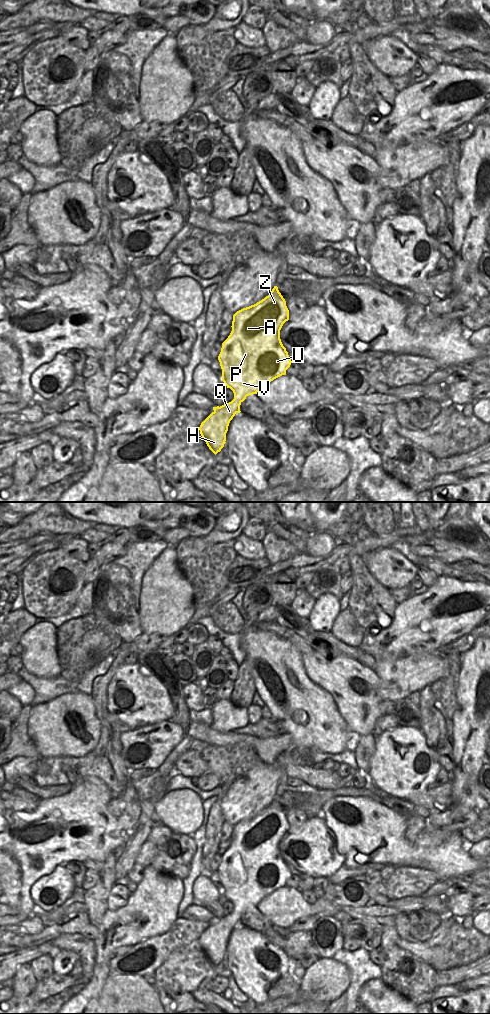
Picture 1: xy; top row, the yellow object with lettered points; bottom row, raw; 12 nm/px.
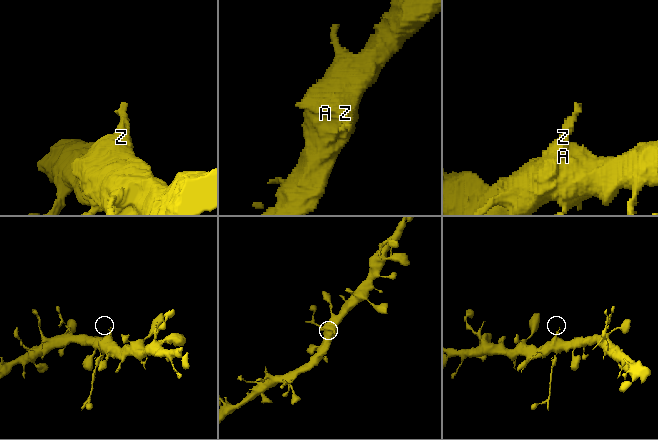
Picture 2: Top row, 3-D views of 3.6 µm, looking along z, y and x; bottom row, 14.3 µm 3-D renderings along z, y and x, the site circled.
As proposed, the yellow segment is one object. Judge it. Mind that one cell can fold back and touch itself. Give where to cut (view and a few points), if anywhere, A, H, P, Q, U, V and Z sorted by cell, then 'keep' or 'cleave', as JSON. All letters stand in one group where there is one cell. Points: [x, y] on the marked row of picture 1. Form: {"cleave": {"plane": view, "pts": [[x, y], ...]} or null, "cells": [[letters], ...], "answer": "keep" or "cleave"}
{"cleave": {"plane": "xy", "pts": [[234, 398], [240, 402]]}, "cells": [["A", "P", "U", "V", "Z"], ["H", "Q"]], "answer": "cleave"}

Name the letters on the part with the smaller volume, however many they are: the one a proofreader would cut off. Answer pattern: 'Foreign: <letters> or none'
Foreign: H, Q

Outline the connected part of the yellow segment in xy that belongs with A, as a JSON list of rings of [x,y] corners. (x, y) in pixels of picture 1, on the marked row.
[[[277,286],[261,301],[233,315],[232,331],[222,343],[218,360],[222,381],[233,391],[237,401],[243,402],[247,396],[257,394],[269,382],[286,375],[292,361],[281,342],[280,330],[288,320],[289,310]]]

